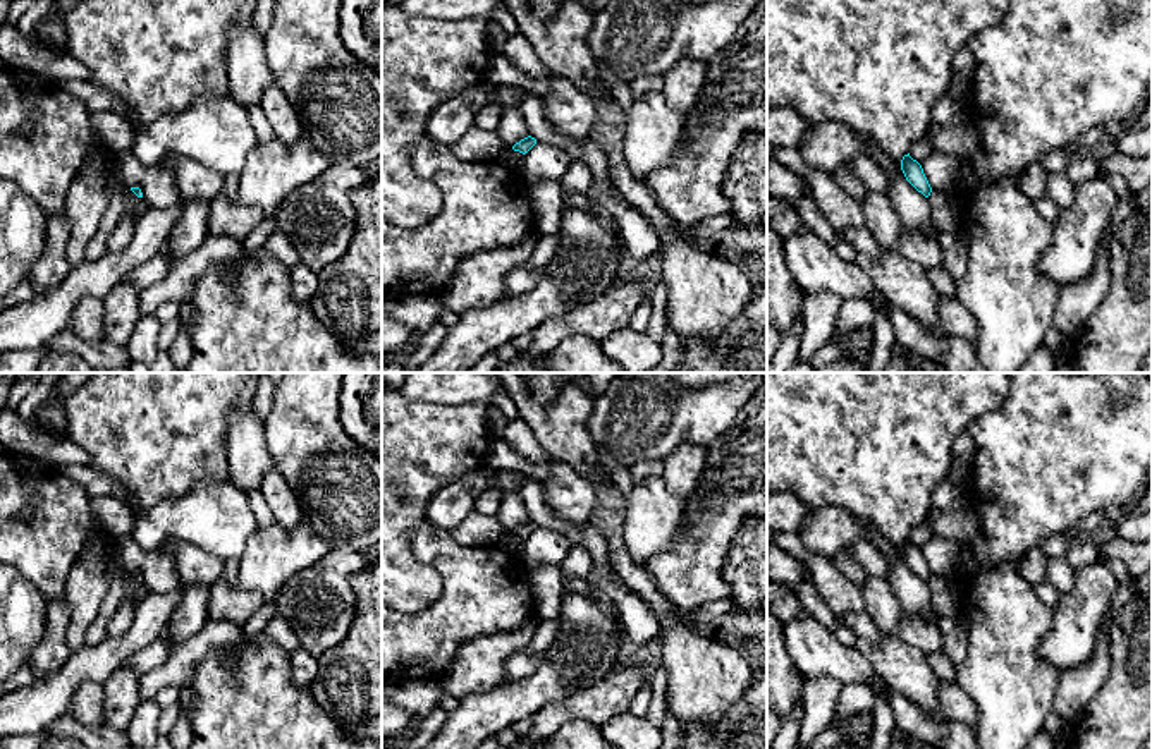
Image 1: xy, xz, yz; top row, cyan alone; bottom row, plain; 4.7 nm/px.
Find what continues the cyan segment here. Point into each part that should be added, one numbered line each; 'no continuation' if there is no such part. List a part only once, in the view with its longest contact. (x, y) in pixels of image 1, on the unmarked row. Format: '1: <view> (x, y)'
no continuation

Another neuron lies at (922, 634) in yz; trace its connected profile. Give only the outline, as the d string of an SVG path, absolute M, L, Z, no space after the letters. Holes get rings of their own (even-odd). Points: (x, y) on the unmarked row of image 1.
M903 612L898 625L898 636L906 644L928 656L941 651L944 644L939 620L939 617L935 620L927 620L925 617Z

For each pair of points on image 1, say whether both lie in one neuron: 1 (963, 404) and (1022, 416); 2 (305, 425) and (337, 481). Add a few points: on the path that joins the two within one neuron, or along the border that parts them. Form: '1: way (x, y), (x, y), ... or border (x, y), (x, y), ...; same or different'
1: border (1010, 390), (994, 409), (982, 413), (967, 428); different
2: way (305, 438), (325, 468); same

